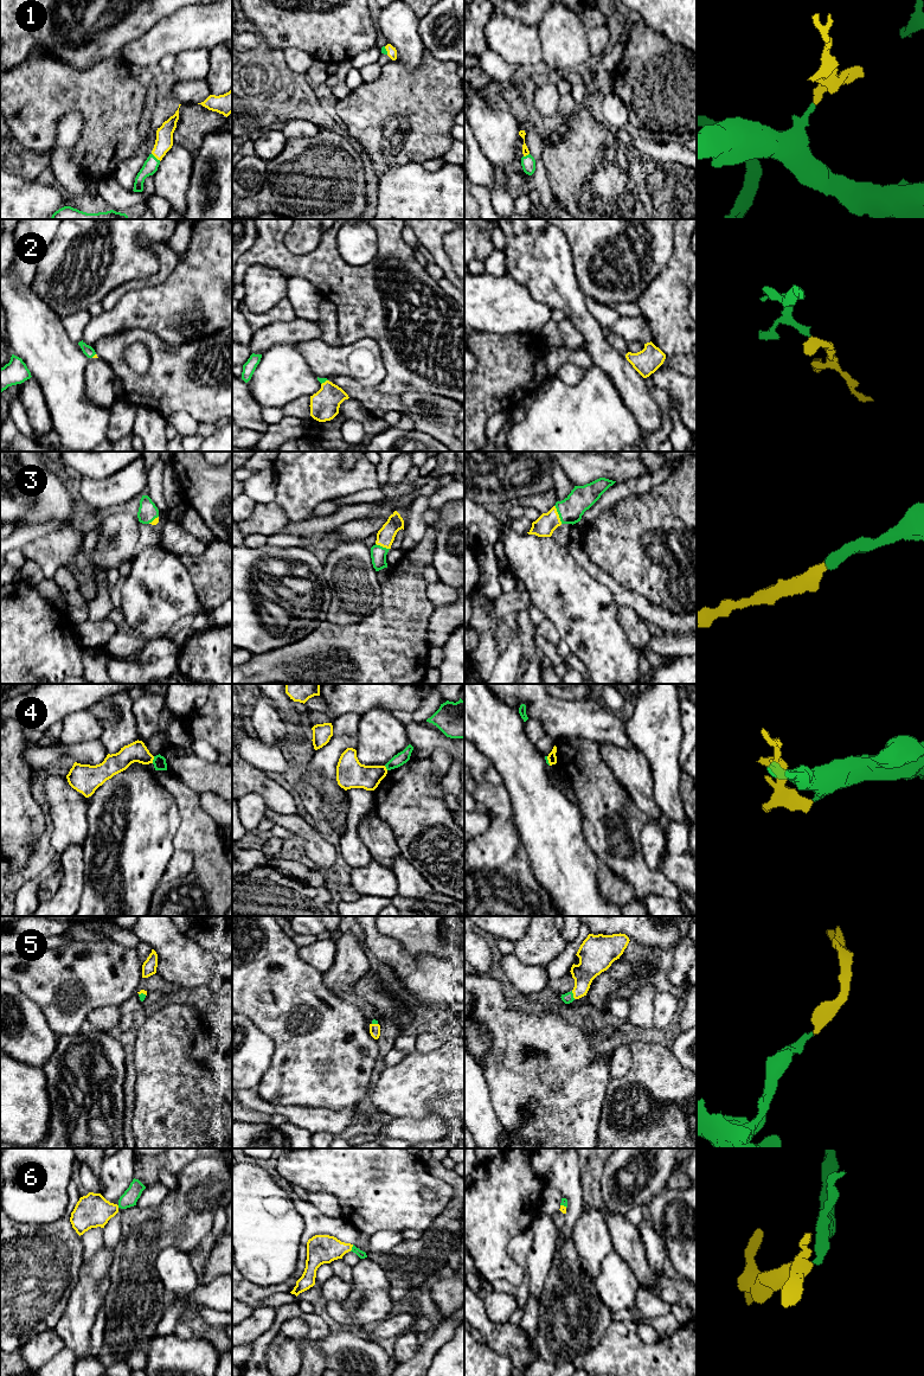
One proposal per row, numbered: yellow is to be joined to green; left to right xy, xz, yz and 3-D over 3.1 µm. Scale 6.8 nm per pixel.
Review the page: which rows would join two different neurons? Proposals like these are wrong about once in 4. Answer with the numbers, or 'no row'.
4

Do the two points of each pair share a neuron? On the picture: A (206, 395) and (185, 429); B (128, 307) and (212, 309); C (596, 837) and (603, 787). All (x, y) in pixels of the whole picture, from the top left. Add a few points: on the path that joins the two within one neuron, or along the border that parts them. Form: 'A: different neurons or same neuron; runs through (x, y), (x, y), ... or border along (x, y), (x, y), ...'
A: different neurons; border along (165, 418), (179, 410), (185, 410), (198, 423)
B: same neuron; runs through (149, 307), (185, 307), (192, 300)
C: same neuron; runs through (601, 825), (603, 799)

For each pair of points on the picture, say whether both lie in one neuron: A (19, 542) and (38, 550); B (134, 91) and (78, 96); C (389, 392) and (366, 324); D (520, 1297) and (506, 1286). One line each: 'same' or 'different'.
A: different
B: same
C: same
D: same

